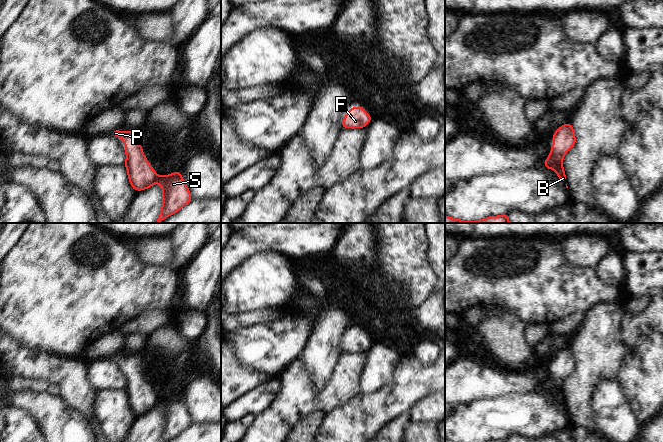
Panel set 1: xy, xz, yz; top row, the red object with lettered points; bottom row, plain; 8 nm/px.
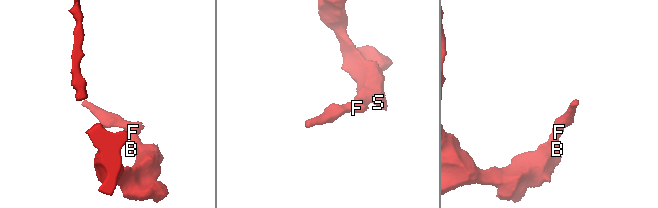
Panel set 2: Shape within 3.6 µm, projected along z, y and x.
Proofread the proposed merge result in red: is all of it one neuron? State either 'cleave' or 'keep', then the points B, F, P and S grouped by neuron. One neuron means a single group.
keep; B F P S

